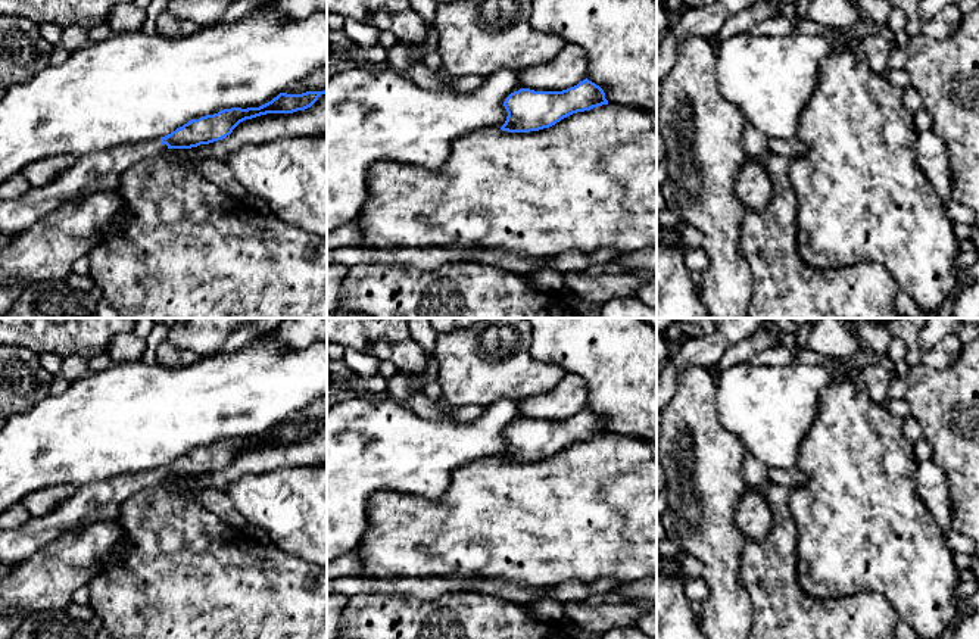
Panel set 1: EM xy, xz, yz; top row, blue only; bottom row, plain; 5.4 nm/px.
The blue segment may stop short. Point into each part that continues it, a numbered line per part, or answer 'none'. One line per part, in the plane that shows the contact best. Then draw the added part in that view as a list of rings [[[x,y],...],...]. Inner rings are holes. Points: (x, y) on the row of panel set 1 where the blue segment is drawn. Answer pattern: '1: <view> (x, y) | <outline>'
1: xy (100, 171) | [[[159,138],[97,150],[81,158],[50,183],[31,187],[24,196],[0,200],[0,234],[13,237],[62,203],[97,191],[116,190],[122,174],[140,160],[165,155],[168,146]]]

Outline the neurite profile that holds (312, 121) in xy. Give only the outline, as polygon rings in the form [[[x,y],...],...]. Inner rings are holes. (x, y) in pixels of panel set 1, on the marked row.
[[[327,94],[305,110],[293,113],[266,113],[240,122],[222,140],[191,149],[169,149],[165,156],[177,165],[188,166],[212,158],[224,162],[246,143],[265,143],[284,137],[327,135]]]

